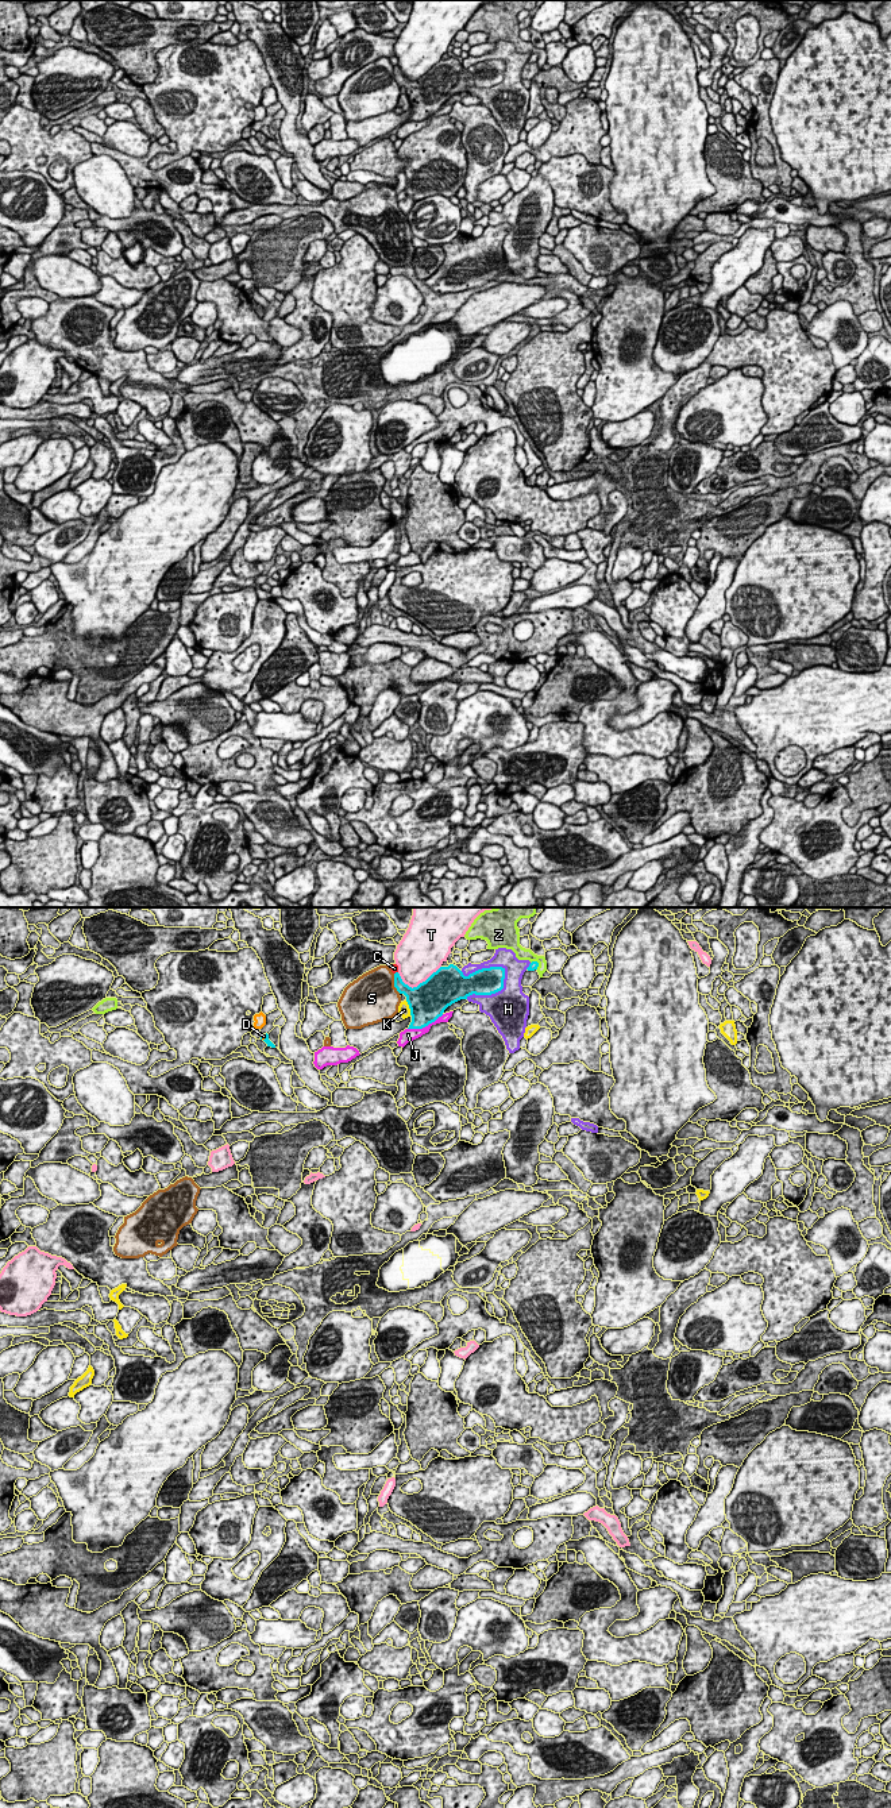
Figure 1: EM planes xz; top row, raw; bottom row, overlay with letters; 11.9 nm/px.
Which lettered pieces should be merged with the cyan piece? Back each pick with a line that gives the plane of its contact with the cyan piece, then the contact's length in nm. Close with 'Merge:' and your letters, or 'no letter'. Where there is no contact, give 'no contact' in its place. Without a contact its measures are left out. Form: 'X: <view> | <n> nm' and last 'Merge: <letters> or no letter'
D: xz | 100 nm
Merge: D

